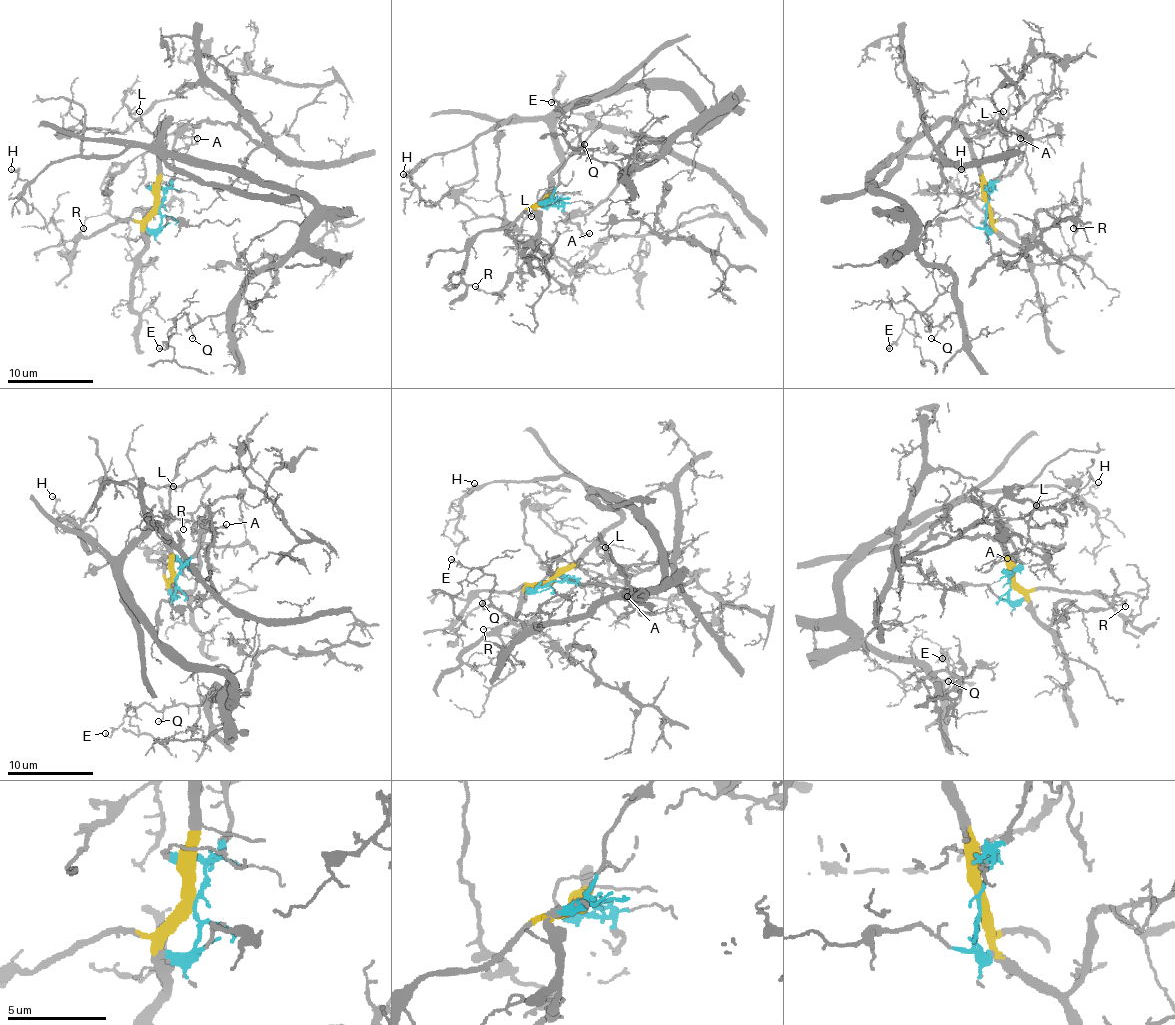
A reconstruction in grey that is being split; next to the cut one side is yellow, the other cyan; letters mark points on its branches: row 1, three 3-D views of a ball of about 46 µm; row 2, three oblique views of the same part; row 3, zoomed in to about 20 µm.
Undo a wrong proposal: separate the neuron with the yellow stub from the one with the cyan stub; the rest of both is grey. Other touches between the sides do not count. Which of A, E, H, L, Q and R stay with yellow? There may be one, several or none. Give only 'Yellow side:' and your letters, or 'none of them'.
Yellow side: E, H, L, Q, R

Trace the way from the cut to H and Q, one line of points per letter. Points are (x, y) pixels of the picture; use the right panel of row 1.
H: (986, 207), (982, 168), (969, 138), (950, 120), (937, 120), (902, 151), (935, 157), (952, 183), (960, 168)
Q: (986, 207), (982, 168), (950, 120), (874, 177), (911, 211), (911, 246), (954, 280), (956, 310), (930, 338)

